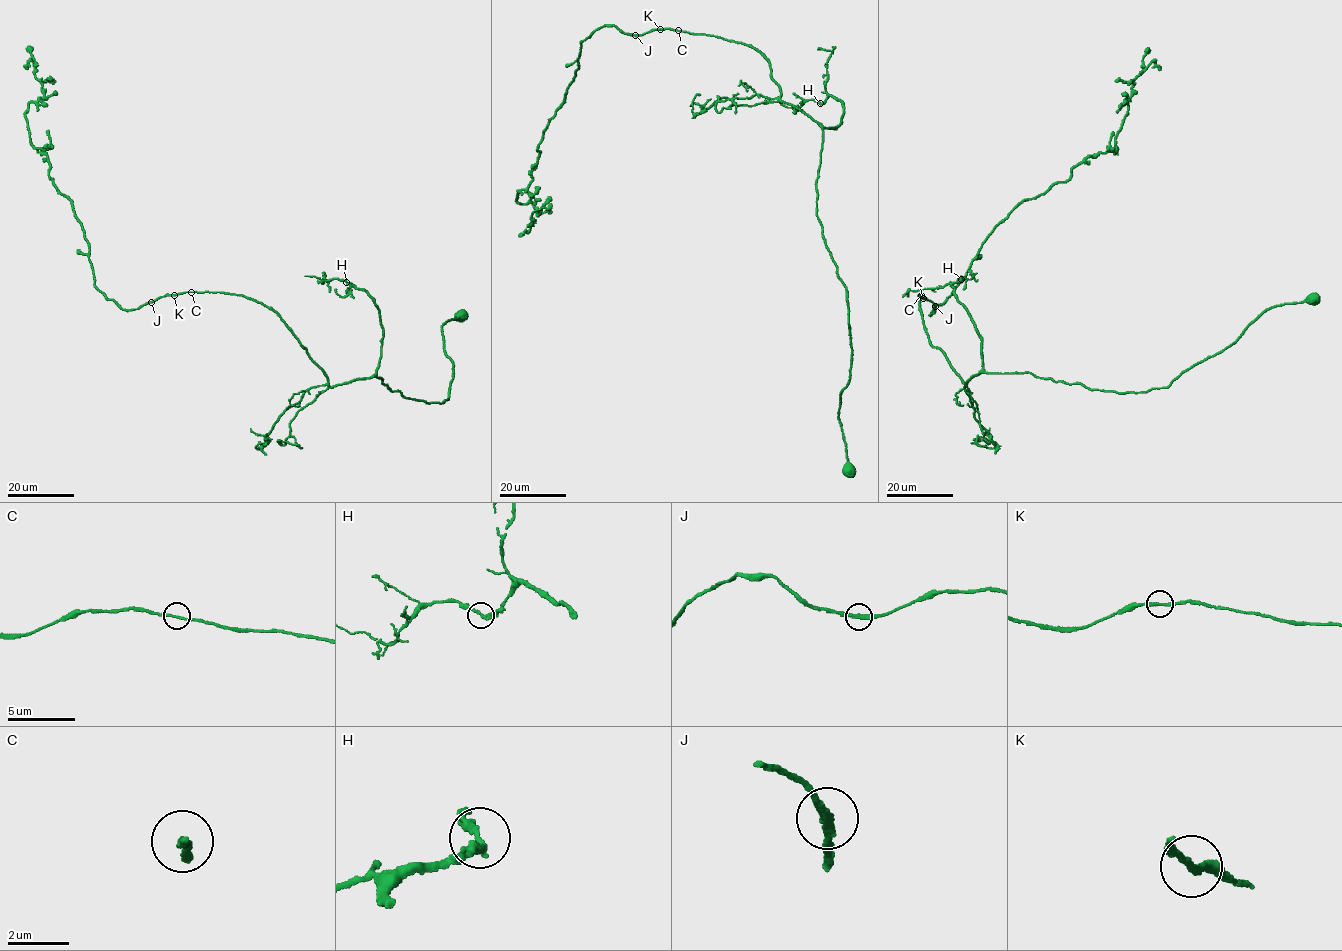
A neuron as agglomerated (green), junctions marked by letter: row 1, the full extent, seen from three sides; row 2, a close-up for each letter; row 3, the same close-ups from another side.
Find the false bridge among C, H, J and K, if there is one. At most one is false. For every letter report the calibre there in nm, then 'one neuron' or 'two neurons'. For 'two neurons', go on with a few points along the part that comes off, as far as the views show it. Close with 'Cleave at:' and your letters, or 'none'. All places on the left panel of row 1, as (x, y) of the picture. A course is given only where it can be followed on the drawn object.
C: 180 nm thick; one neuron
H: 190 nm thick; one neuron
J: 240 nm thick; one neuron
K: 200 nm thick; one neuron
Cleave at: none

